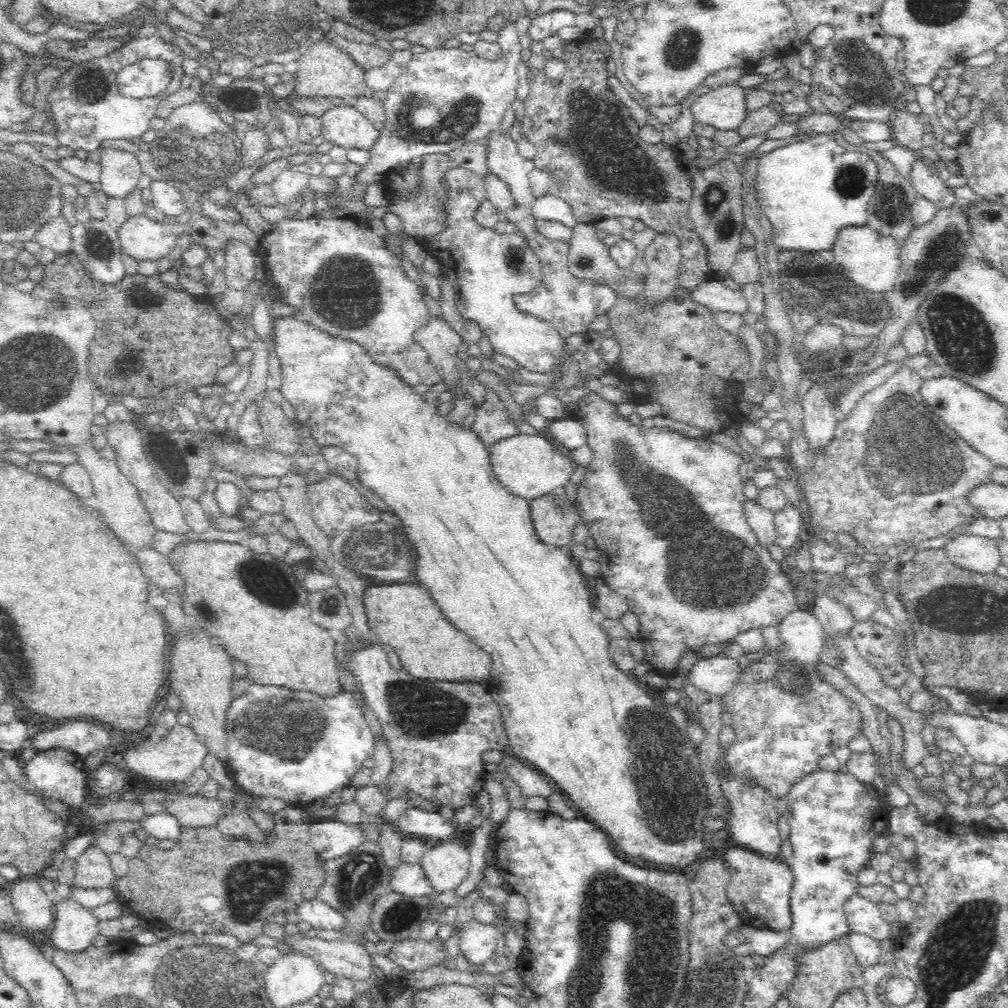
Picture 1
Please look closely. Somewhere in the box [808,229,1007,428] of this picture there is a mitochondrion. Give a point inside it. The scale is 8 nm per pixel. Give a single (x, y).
(962, 335)

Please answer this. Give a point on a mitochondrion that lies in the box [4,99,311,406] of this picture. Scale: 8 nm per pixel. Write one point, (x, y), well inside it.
(206, 160)

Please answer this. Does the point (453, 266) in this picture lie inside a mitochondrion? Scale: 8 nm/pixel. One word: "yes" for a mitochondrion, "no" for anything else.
no

